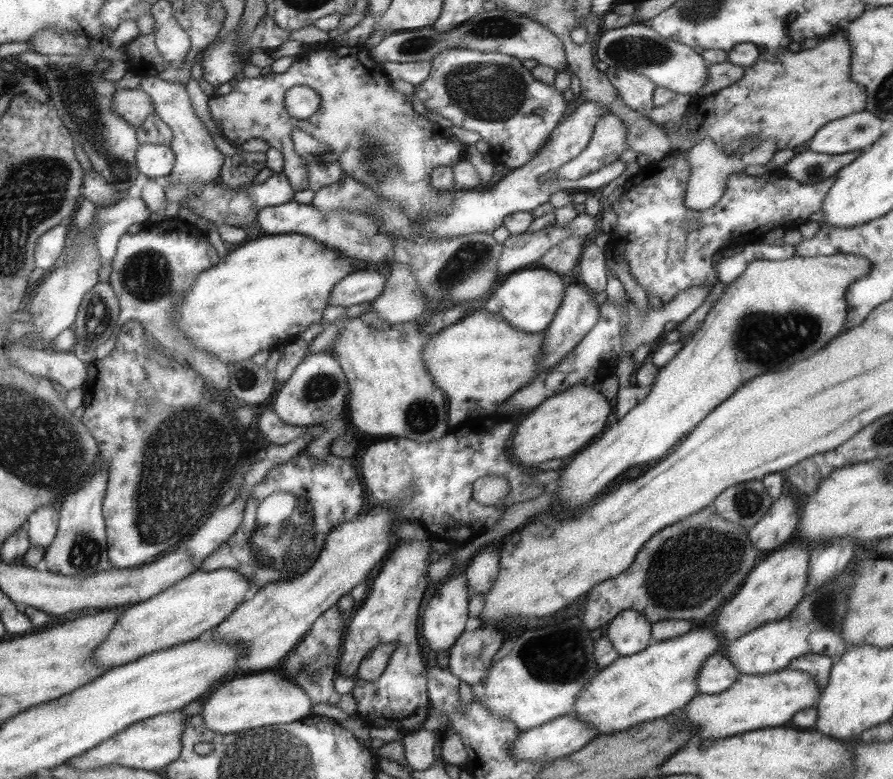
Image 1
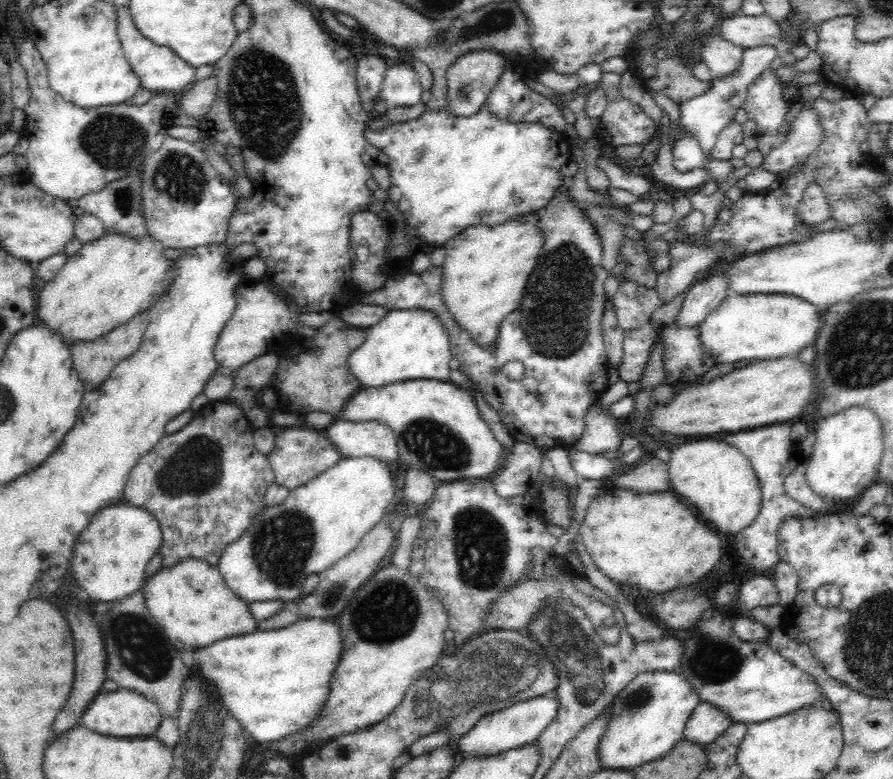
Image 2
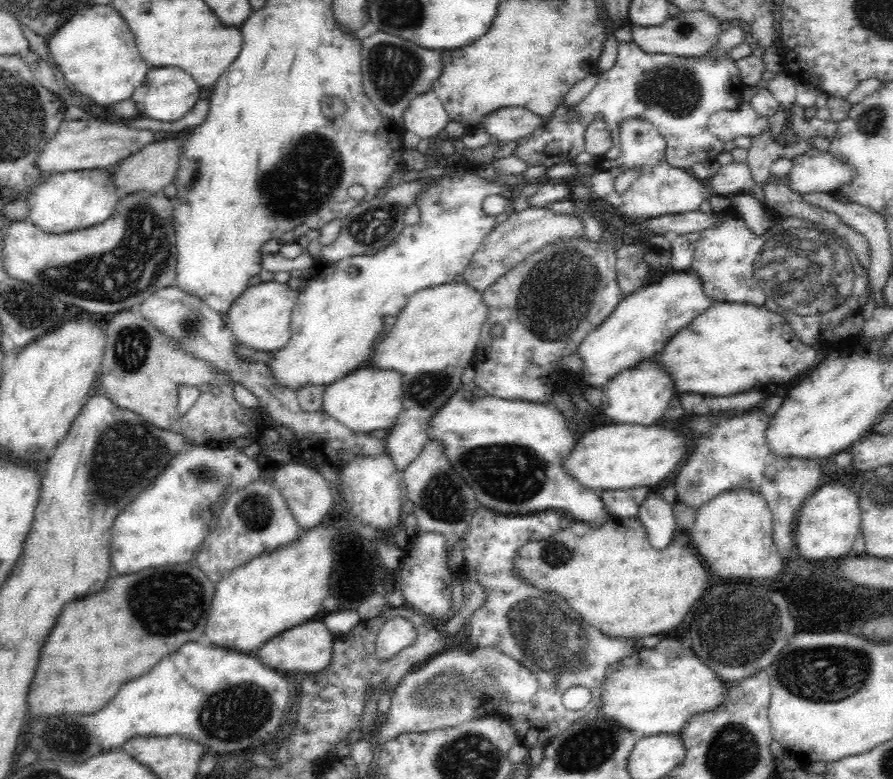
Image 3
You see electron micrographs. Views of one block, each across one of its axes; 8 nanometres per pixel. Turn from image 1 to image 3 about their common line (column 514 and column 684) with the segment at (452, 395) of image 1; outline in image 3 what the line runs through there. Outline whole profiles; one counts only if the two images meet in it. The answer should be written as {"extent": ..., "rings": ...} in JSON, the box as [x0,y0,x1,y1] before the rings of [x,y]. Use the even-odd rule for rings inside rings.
{"extent":[656,301,818,396],"rings":[[[714,301],[706,312],[676,333],[656,355],[656,359],[671,374],[676,394],[691,392],[710,396],[732,396],[744,391],[759,390],[771,396],[780,384],[790,382],[800,372],[810,372],[818,361],[818,349],[804,344],[782,315],[769,311],[766,307]]]}

